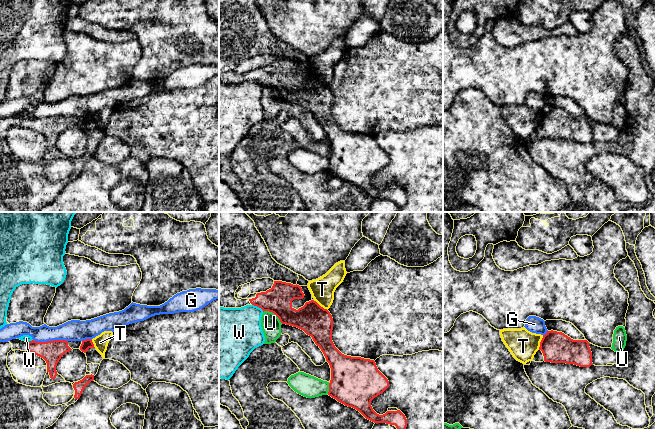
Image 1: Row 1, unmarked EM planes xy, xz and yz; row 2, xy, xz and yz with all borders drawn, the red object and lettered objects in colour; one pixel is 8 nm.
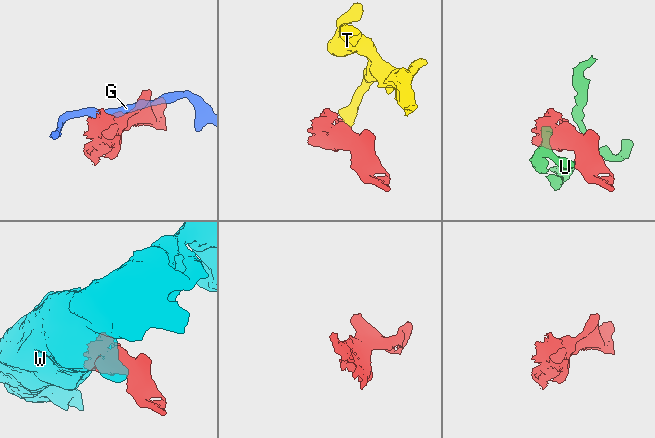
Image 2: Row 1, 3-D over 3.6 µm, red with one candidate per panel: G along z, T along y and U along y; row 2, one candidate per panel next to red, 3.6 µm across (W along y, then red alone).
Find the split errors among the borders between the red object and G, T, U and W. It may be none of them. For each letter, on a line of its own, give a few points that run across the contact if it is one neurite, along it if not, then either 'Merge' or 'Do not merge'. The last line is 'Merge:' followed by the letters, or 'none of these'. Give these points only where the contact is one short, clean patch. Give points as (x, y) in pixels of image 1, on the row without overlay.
G: Do not merge
T: Line: yz (543, 111), (538, 125). Do not merge
U: Do not merge
W: Line: xz (252, 80), (263, 87). Do not merge
Merge: none of these

